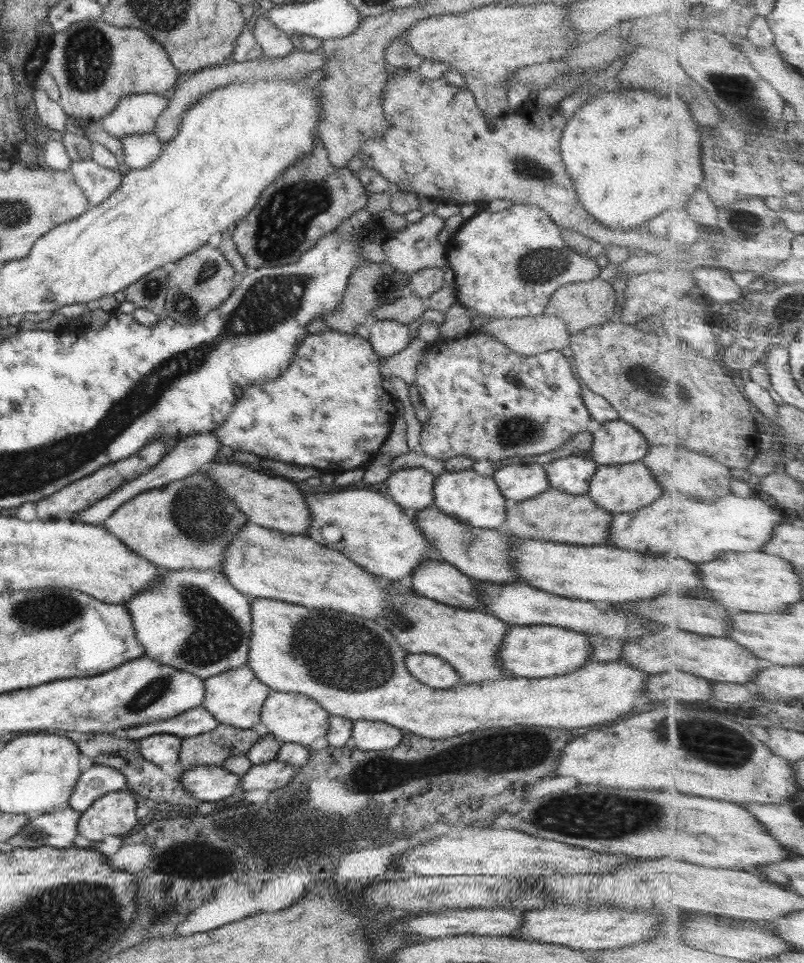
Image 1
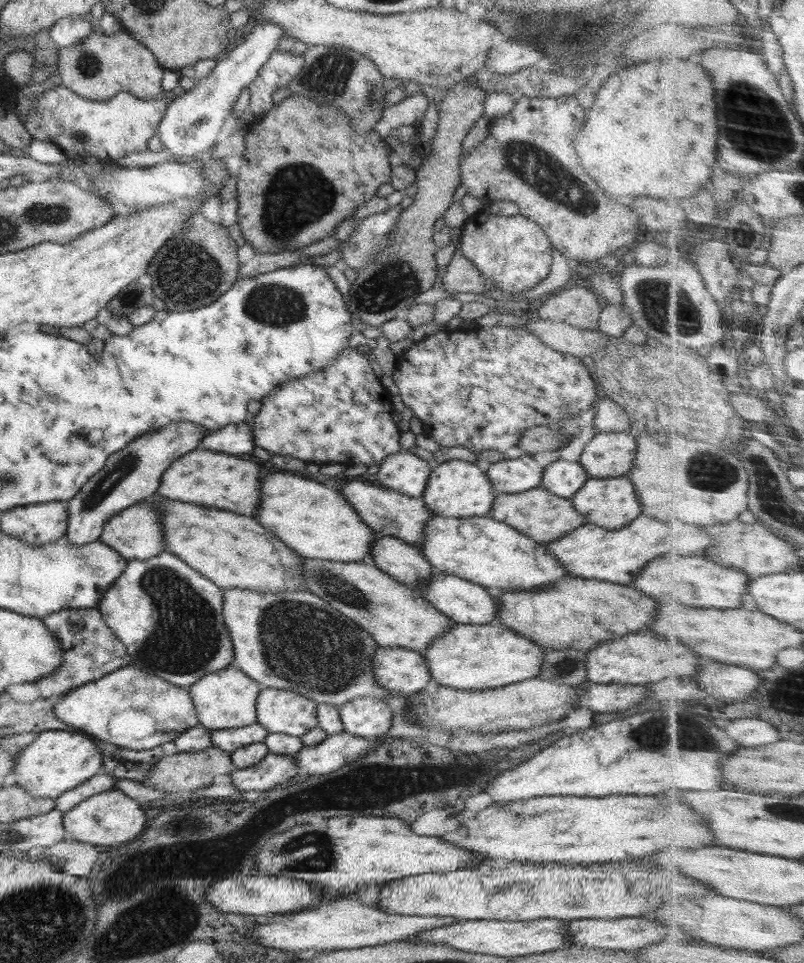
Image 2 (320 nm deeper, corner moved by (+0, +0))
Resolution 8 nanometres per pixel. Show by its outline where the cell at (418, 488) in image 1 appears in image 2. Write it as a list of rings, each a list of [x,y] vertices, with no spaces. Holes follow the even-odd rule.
[[[402,450],[386,456],[379,464],[376,483],[402,493],[403,495],[420,498],[426,488],[431,470],[432,466],[425,460],[422,460],[417,452]]]

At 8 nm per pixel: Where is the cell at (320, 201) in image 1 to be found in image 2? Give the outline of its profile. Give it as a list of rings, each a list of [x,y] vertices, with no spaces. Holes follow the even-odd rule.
[[[291,94],[282,100],[282,102],[274,104],[269,111],[261,116],[258,122],[247,124],[244,151],[242,156],[234,163],[234,171],[237,175],[238,220],[244,240],[250,244],[255,250],[255,253],[278,254],[285,251],[294,252],[295,250],[297,251],[303,247],[318,243],[323,240],[323,238],[334,236],[336,228],[346,218],[353,216],[359,204],[374,197],[377,188],[381,184],[390,182],[390,156],[392,154],[392,150],[385,145],[384,140],[375,130],[359,135],[353,129],[348,115],[344,114],[339,108],[334,108],[332,105],[318,106],[318,104],[312,102],[307,96]]]

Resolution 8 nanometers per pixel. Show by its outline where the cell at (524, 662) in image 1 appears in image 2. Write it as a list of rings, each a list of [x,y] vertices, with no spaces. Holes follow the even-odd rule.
[[[496,618],[486,624],[451,624],[445,633],[434,637],[422,653],[430,669],[431,679],[435,680],[439,686],[447,686],[454,690],[486,690],[536,676],[543,665],[543,656],[546,651],[548,650],[543,650],[541,646],[520,636],[515,630],[506,628]]]

